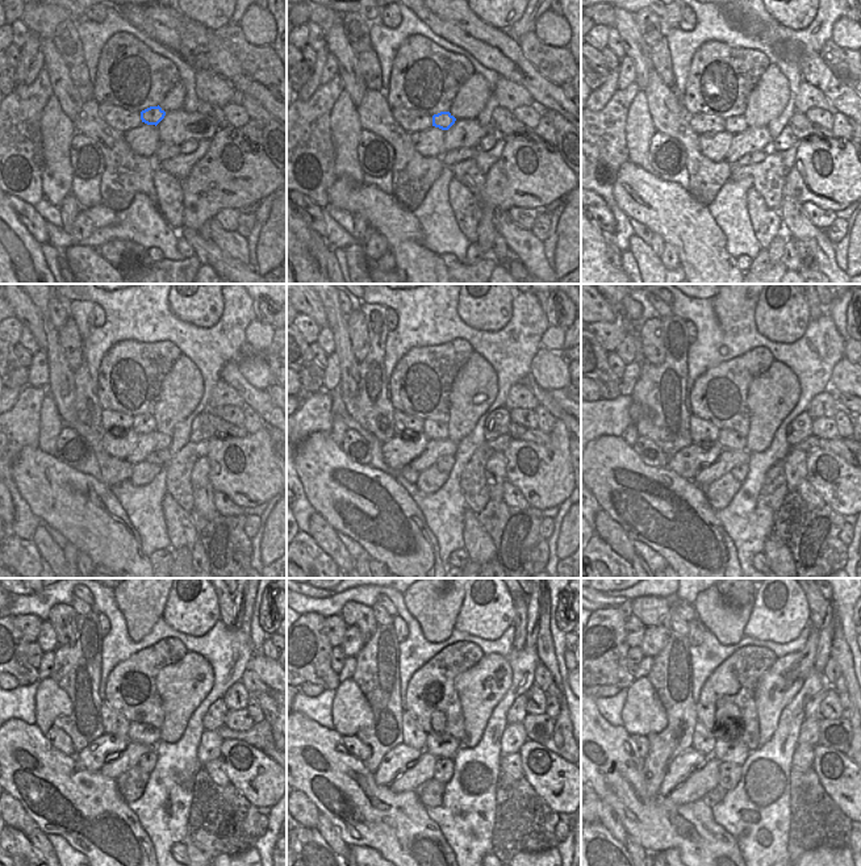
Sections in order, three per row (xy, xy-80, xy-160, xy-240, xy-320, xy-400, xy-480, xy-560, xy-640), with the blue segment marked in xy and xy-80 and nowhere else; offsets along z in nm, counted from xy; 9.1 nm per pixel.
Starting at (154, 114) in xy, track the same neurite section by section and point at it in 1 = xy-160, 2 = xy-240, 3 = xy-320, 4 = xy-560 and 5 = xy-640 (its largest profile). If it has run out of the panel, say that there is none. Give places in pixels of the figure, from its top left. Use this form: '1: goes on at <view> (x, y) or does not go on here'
1: goes on at xy-160 (734, 125)
2: goes on at xy-240 (142, 425)
3: goes on at xy-320 (434, 430)
4: goes on at xy-560 (441, 745)
5: goes on at xy-640 (726, 751)

